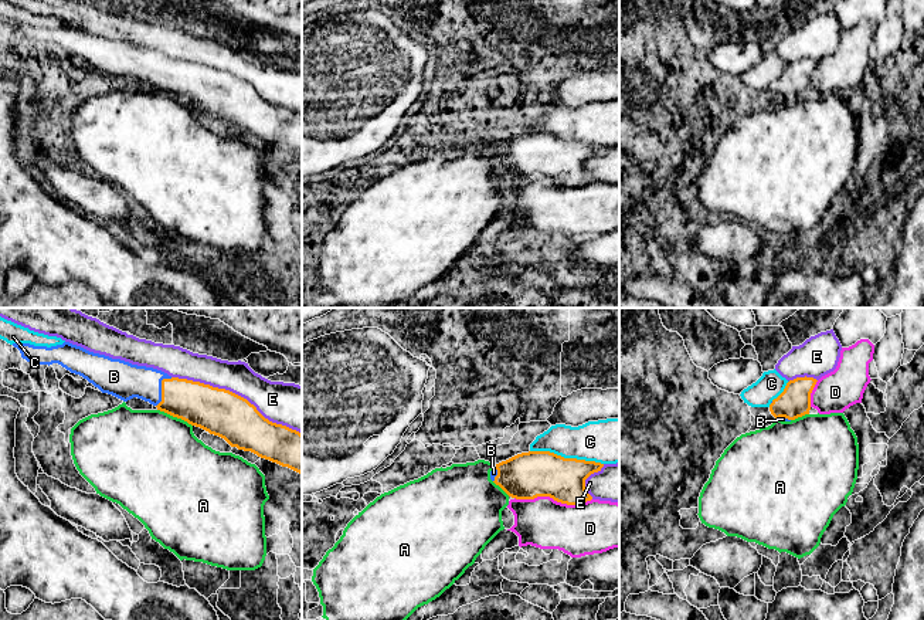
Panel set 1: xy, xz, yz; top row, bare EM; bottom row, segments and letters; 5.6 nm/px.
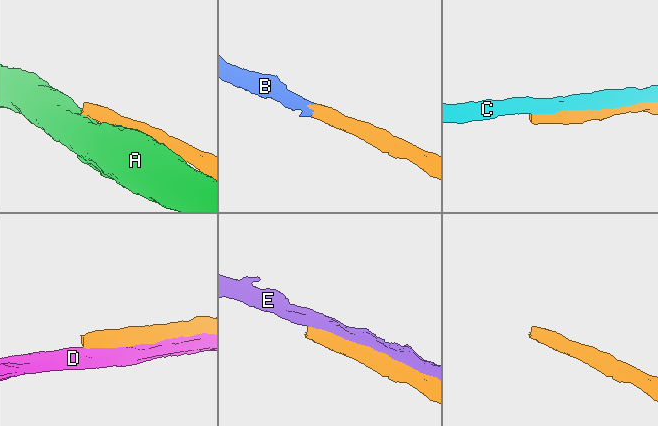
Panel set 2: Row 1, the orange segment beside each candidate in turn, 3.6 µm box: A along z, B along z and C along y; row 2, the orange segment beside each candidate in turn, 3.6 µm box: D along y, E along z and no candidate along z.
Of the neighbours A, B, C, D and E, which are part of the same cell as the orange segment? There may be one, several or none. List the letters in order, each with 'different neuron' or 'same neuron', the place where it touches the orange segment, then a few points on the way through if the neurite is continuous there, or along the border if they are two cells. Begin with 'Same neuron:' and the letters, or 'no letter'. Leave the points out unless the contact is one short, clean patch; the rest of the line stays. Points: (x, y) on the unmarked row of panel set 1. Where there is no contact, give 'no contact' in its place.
Same neuron: B
A: different neuron; meets orange in xy at (175, 98)
B: same neuron; meets orange in xy at (162, 71)
C: different neuron; meets orange in xz at (567, 141)
D: different neuron; meets orange in xz at (553, 180)
E: different neuron; meets orange in xy at (237, 77)

